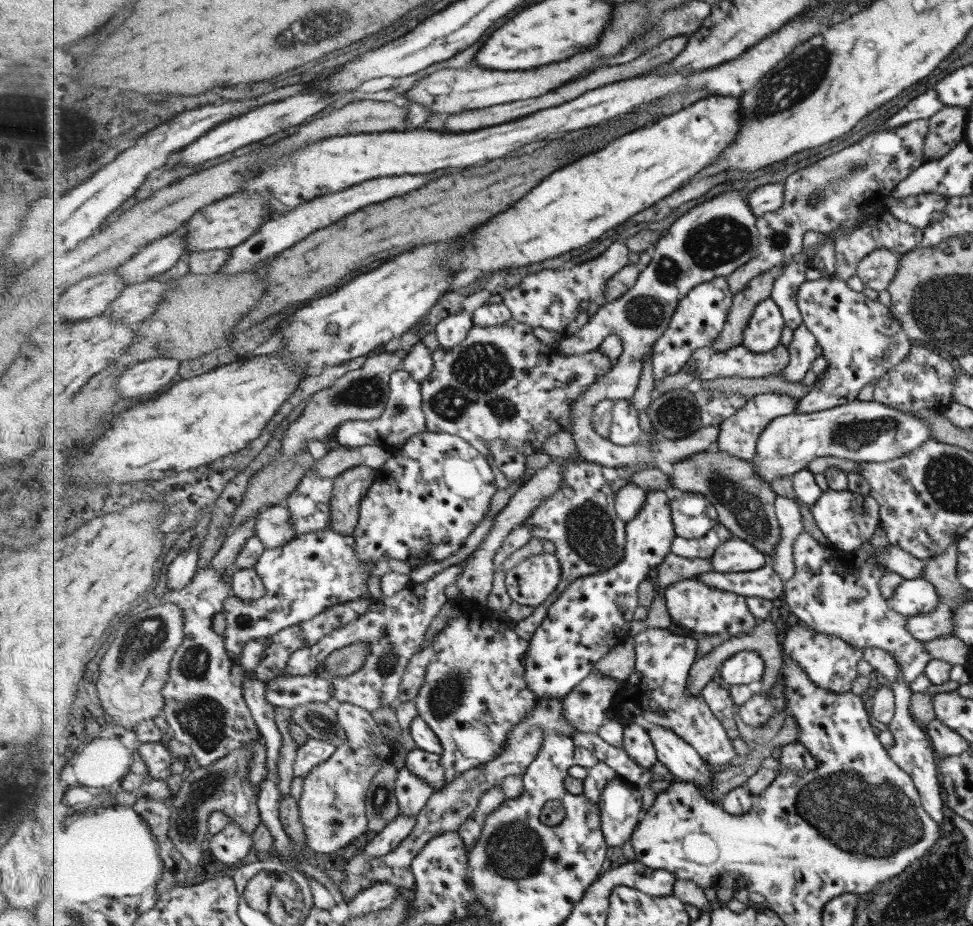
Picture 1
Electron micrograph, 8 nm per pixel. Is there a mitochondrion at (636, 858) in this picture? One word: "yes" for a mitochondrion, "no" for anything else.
no

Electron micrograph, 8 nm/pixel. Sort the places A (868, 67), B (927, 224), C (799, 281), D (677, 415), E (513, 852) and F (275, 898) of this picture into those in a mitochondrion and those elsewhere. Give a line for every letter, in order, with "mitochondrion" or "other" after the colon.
A: other
B: other
C: other
D: mitochondrion
E: mitochondrion
F: mitochondrion

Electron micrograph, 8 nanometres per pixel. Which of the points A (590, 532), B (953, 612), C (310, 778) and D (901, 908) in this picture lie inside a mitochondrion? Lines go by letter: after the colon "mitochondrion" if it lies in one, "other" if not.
A: mitochondrion
B: other
C: other
D: mitochondrion

